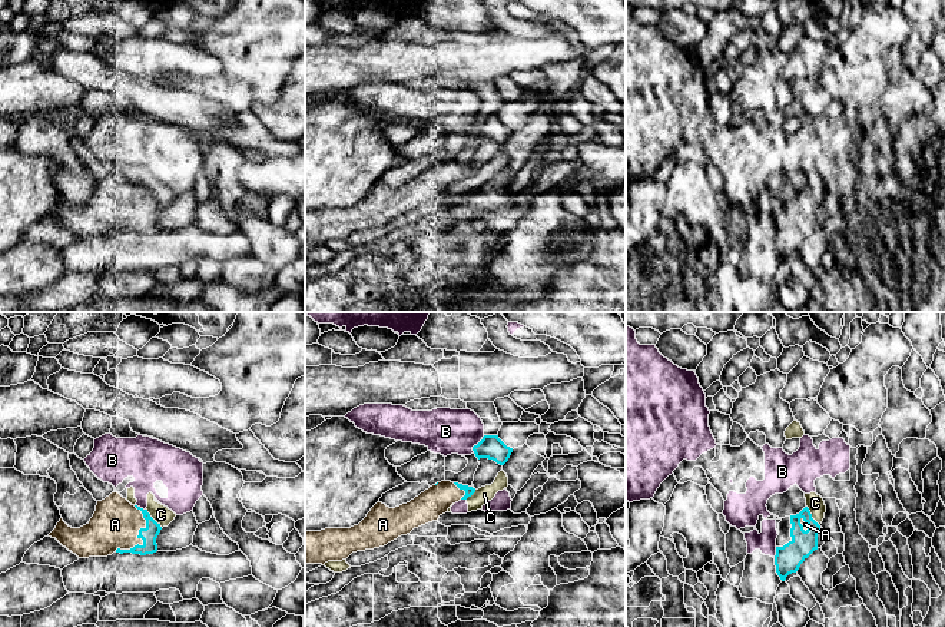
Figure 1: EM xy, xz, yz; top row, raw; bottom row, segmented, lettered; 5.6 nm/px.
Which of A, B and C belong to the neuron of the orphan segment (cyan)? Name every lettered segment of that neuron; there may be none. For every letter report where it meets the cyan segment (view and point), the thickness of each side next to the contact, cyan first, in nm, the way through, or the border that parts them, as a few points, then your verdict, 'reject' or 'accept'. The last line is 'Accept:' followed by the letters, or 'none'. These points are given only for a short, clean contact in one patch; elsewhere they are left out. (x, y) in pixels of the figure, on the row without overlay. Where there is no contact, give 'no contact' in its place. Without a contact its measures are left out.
A: meets cyan in xy at (139, 216); 90 nm thick on the cyan side, 280 nm on the other; accept
B: meets cyan in xz at (477, 123); 140 nm thick on the cyan side, 260 nm on the other; reject
C: meets cyan in xy at (152, 198); 90 nm thick on the cyan side, 100 nm on the other; reject
Accept: A

